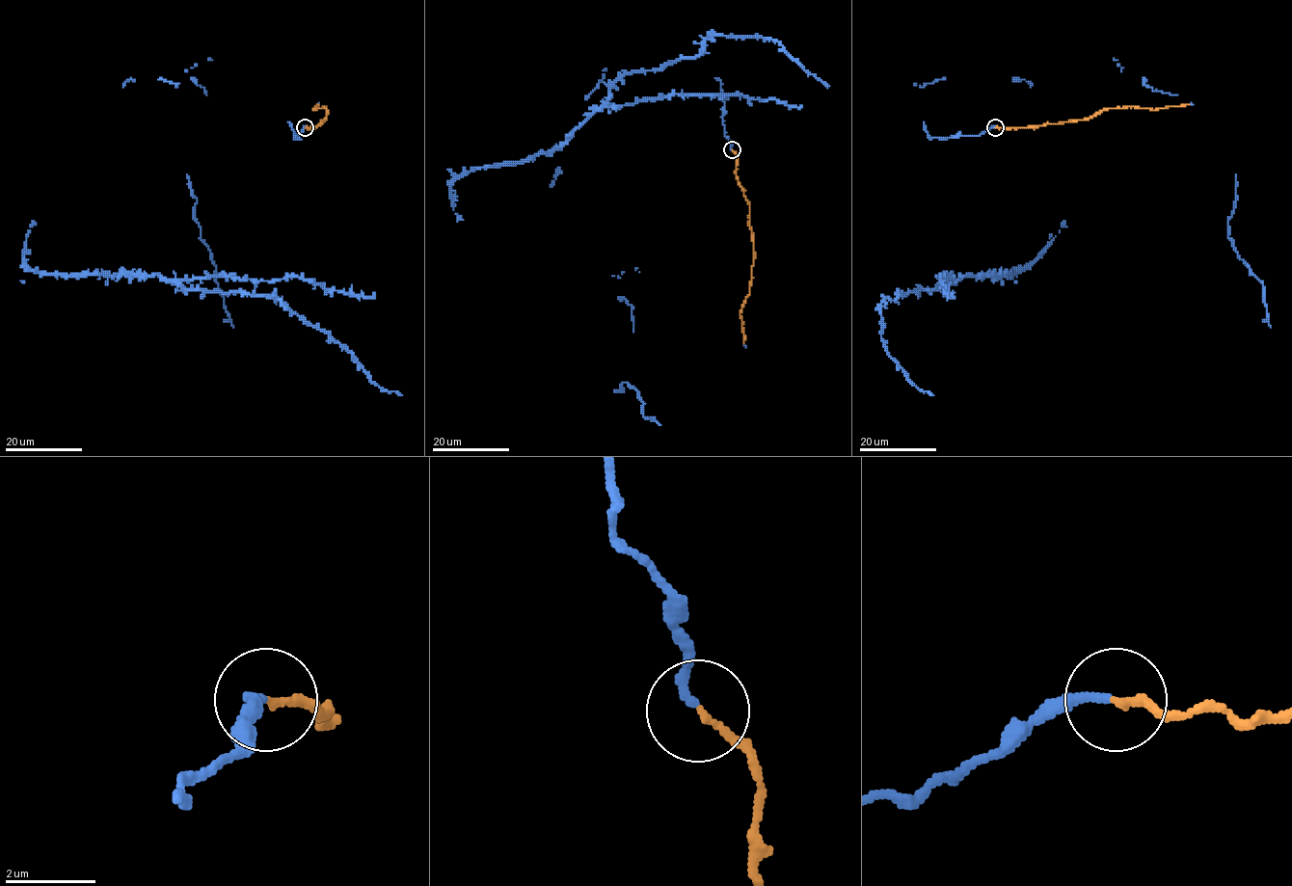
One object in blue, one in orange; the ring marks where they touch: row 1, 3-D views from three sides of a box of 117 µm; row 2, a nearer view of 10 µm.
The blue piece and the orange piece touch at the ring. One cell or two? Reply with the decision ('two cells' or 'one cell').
one cell

